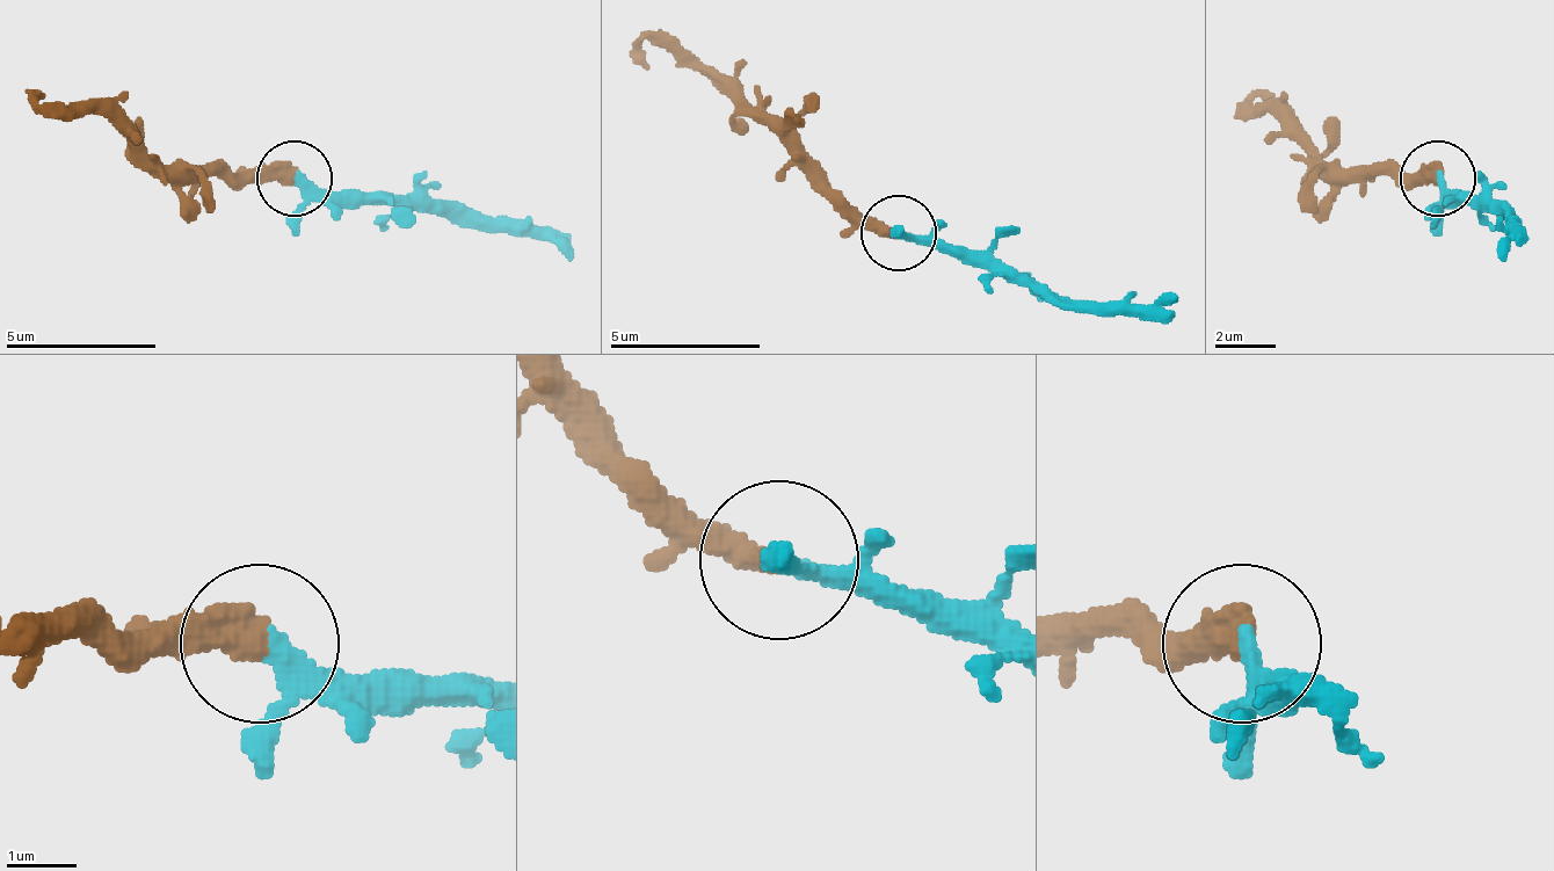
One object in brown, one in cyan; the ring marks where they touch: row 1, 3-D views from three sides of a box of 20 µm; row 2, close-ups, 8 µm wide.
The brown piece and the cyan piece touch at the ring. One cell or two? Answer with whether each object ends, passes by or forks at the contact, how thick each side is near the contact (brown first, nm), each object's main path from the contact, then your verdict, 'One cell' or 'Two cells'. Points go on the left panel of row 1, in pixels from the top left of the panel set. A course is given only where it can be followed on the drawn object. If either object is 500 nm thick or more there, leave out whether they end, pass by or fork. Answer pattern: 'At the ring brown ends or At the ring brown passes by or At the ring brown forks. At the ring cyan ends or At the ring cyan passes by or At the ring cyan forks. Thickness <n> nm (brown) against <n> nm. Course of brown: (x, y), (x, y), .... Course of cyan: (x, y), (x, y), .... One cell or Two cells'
At the ring brown ends. At the ring cyan passes by. Thickness 480 nm (brown) against 200 nm. Course of brown: (296, 176), (174, 176), (107, 115), (53, 108), (46, 100). Course of cyan: (296, 176), (386, 198), (431, 198), (470, 222), (530, 222), (575, 259). One cell

